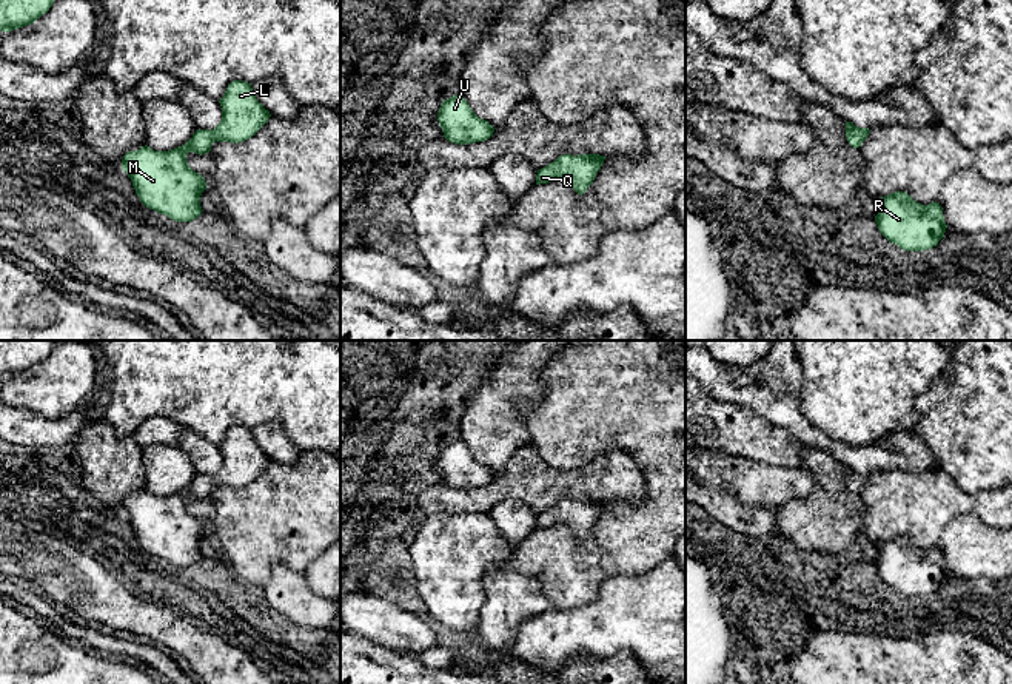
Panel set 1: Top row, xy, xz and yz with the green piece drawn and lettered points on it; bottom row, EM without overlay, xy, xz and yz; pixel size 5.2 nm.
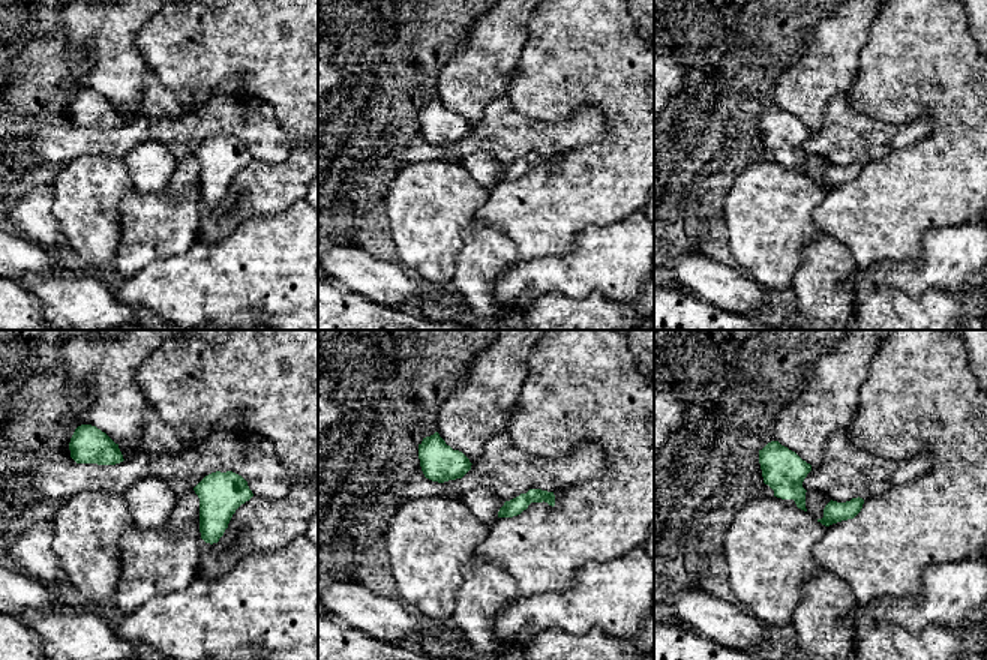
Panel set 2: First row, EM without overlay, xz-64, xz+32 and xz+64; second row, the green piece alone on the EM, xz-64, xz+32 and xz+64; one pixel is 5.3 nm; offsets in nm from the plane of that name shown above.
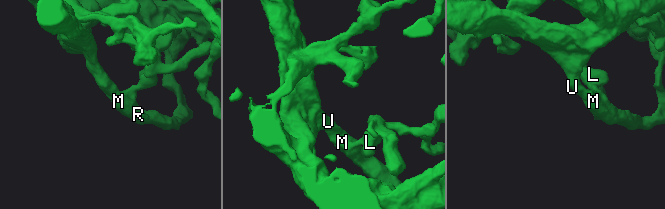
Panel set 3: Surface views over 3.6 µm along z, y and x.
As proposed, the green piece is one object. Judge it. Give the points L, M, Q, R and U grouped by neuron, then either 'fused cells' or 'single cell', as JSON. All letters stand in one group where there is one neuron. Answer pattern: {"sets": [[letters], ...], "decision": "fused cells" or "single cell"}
{"sets": [["L", "M", "Q", "R", "U"]], "decision": "single cell"}

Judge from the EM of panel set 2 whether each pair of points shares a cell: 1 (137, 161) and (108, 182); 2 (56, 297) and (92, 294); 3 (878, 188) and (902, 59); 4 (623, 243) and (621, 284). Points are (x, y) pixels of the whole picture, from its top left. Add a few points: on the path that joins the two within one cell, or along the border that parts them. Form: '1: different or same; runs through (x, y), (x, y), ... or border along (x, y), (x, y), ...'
1: different; border along (122, 158), (137, 188)
2: same; runs through (65, 297), (83, 297)
3: same; runs through (912, 164), (939, 137), (939, 96), (936, 93)
4: same; runs through (621, 254), (621, 273)

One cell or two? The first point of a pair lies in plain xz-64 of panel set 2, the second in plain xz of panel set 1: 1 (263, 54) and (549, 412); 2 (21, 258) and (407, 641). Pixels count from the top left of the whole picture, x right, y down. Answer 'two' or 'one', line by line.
1: one
2: one

